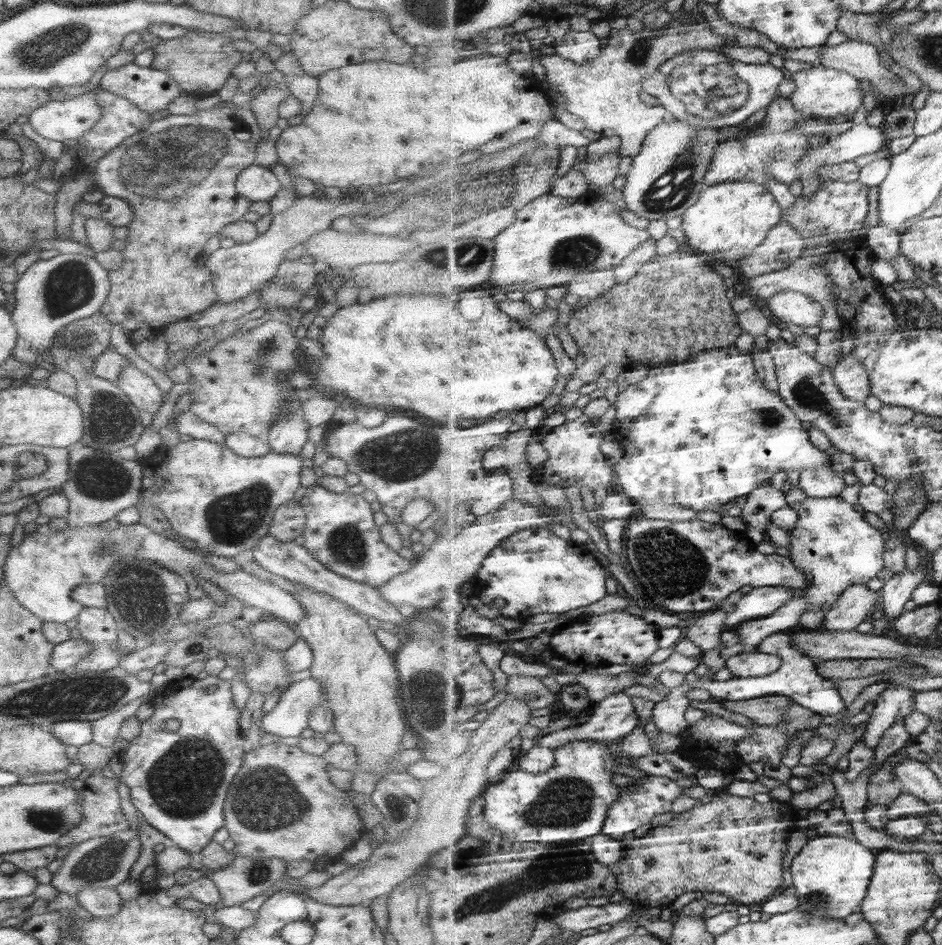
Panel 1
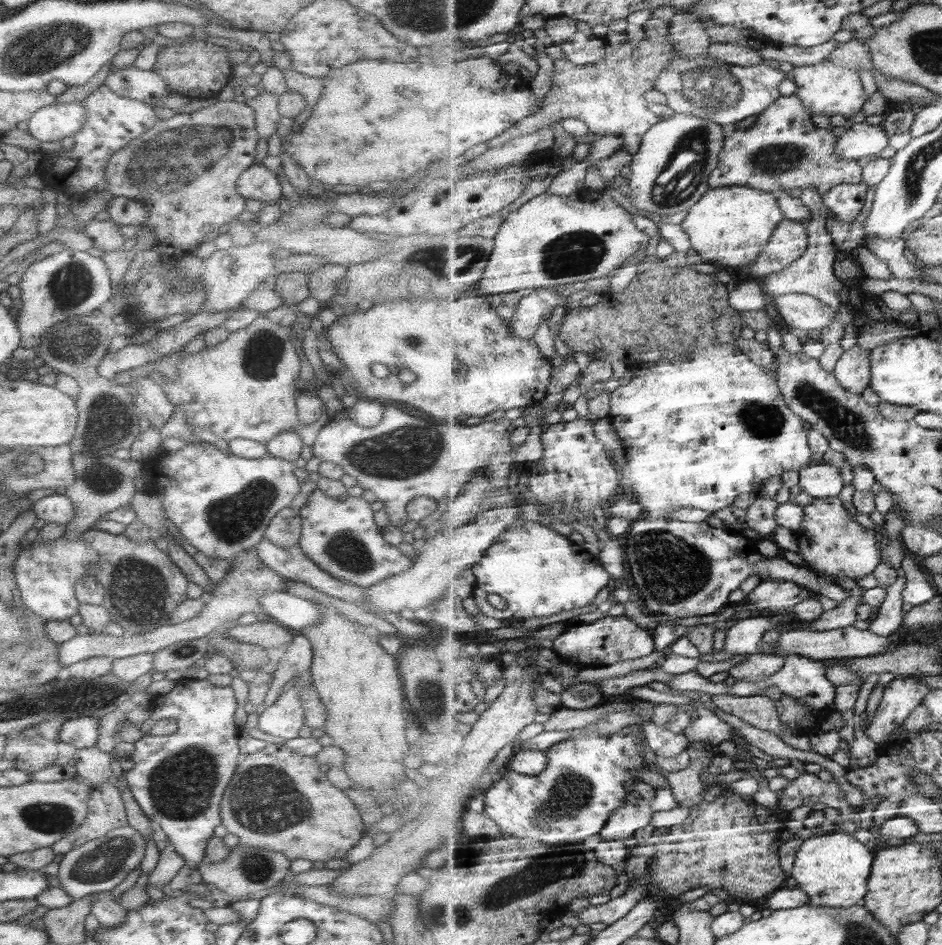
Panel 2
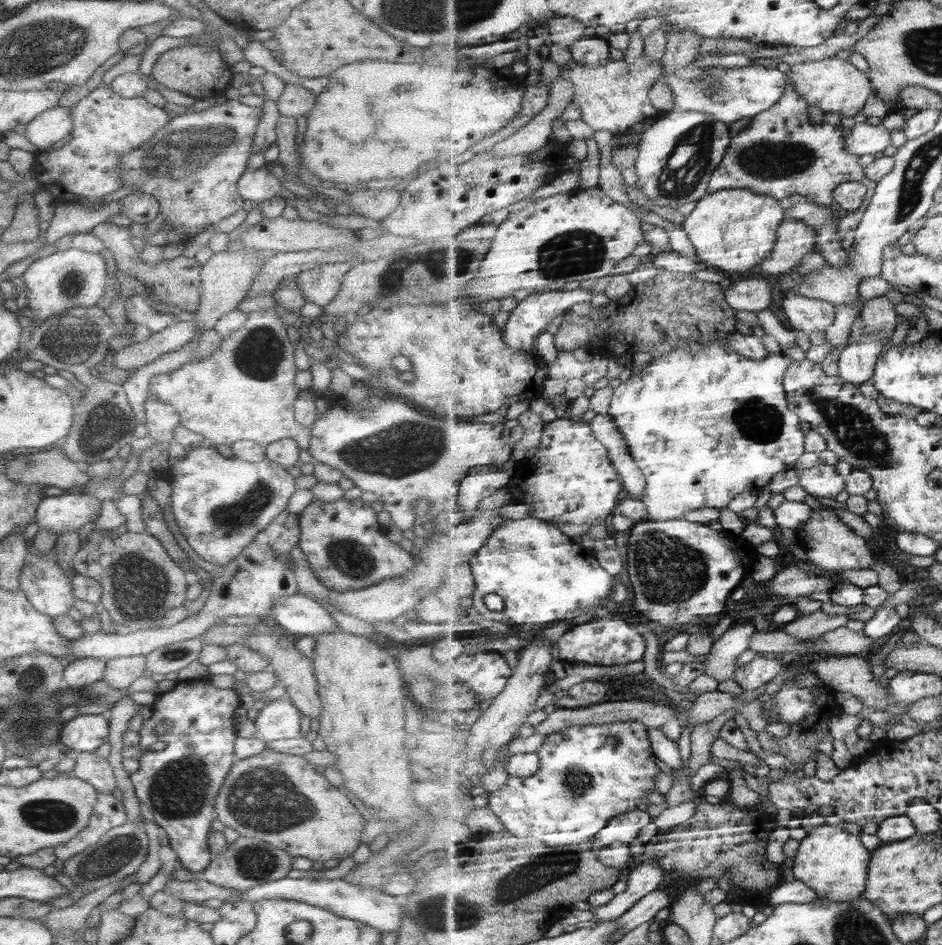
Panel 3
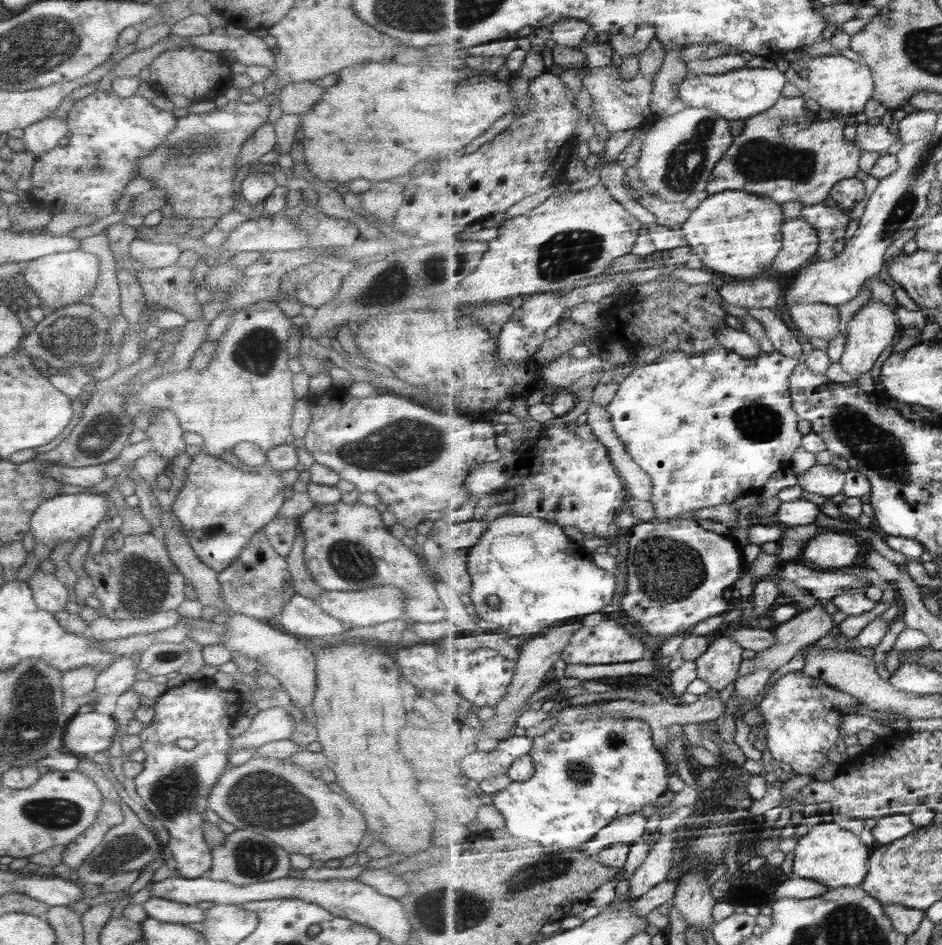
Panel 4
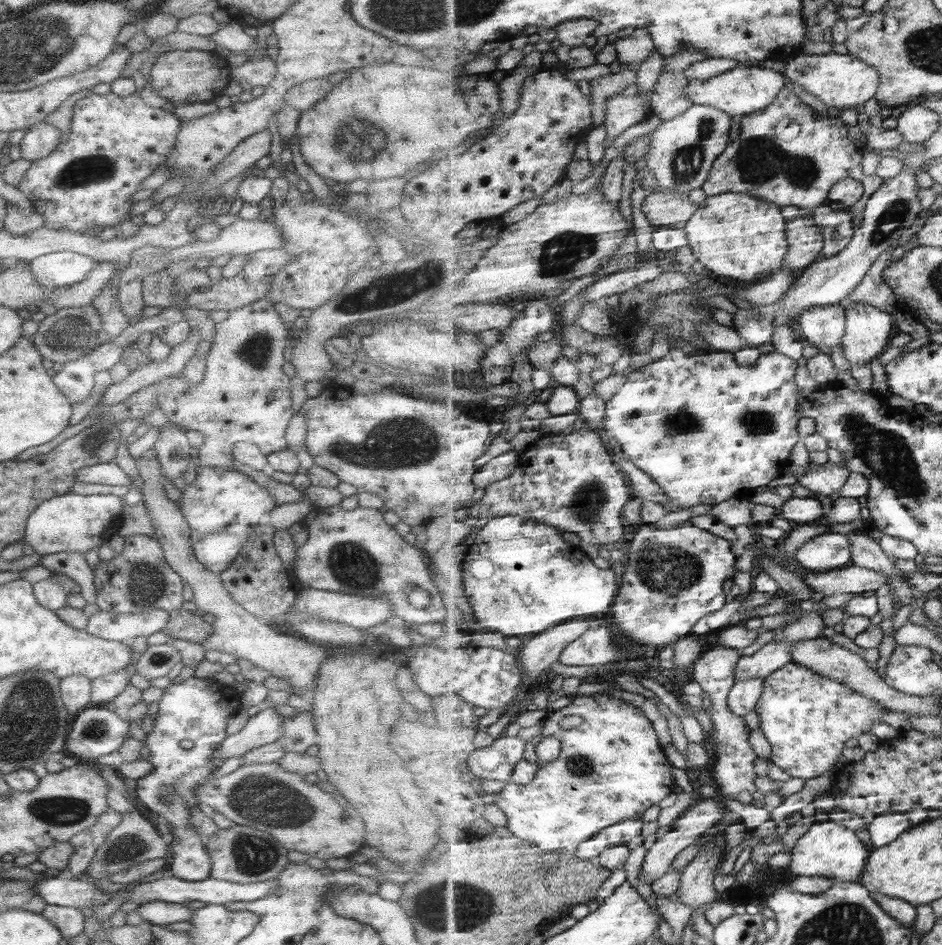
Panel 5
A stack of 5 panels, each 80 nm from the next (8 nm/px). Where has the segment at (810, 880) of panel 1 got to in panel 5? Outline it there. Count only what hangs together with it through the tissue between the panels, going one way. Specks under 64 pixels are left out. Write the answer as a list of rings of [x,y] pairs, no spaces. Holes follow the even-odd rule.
[[[819,821],[811,825],[790,853],[790,869],[798,876],[824,876],[832,880],[859,883],[866,870],[871,849],[858,837],[858,833],[834,821]]]

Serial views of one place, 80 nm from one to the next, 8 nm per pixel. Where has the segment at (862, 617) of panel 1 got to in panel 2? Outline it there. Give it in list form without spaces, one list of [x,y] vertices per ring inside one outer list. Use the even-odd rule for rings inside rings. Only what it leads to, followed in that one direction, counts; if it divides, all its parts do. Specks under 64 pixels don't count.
[[[846,576],[833,578],[831,581],[843,585],[850,592],[850,596],[845,602],[837,604],[833,609],[823,611],[817,621],[802,624],[799,629],[807,631],[839,630],[839,628],[847,628],[853,624],[855,626],[855,623],[859,621],[857,606],[864,603],[864,589],[857,584],[854,578]]]

